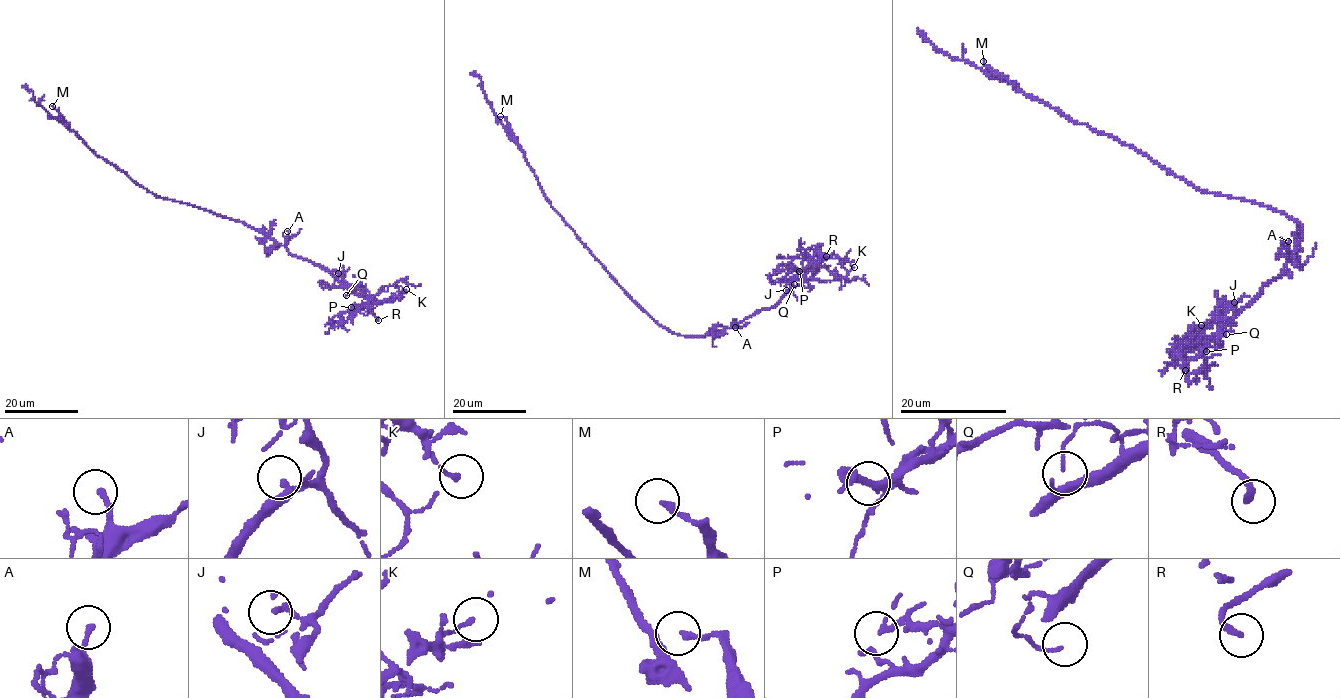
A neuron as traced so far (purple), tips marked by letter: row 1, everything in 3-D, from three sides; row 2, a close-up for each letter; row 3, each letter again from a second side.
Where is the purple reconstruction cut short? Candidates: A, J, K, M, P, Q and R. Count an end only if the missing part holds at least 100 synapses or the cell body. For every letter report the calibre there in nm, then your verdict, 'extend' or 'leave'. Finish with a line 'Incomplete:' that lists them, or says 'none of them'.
A: 180 nm thick; leave
J: 180 nm thick; leave
K: 130 nm thick; leave
M: 180 nm thick; leave
P: 180 nm thick; leave
Q: 90 nm thick; leave
R: 240 nm thick; extend
Incomplete: R

